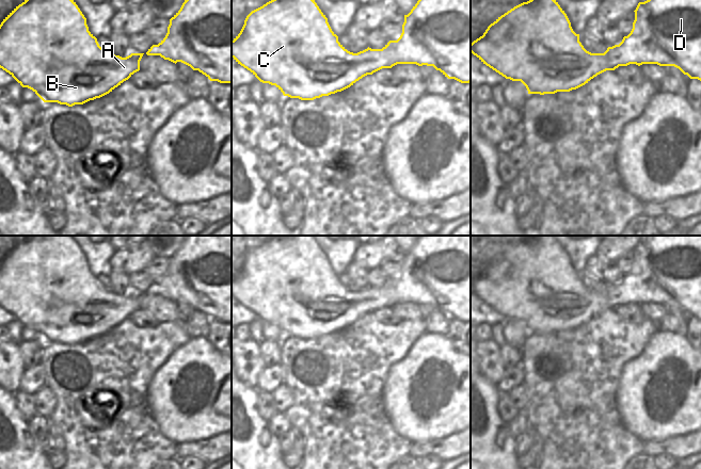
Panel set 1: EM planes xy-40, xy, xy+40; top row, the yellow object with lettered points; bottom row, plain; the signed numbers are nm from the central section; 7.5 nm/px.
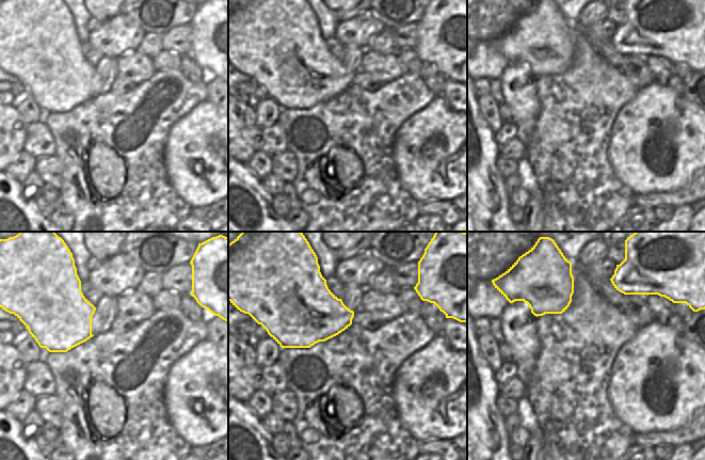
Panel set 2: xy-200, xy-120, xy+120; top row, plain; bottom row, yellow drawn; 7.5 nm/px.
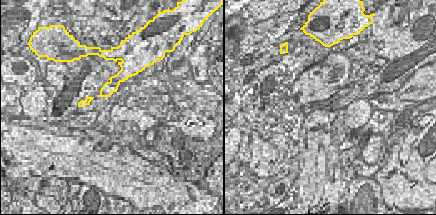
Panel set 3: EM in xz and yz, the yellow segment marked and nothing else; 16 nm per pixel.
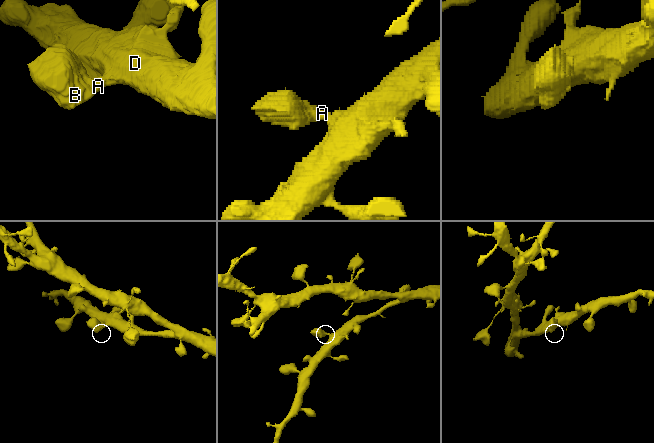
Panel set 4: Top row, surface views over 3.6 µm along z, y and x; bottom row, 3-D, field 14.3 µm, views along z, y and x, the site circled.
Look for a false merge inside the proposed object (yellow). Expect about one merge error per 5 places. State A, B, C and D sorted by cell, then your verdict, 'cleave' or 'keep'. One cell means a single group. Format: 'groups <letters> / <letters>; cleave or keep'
groups A B C D; keep

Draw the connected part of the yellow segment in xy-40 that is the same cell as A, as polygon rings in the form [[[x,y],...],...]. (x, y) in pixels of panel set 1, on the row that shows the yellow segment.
[[[25,0],[0,25],[0,68],[22,87],[32,90],[44,102],[73,107],[100,98],[140,70],[143,54],[131,53],[122,58],[105,51],[89,31],[86,18],[74,0]]]

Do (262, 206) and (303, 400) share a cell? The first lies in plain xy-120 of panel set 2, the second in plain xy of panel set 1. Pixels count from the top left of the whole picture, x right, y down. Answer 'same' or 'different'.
different

